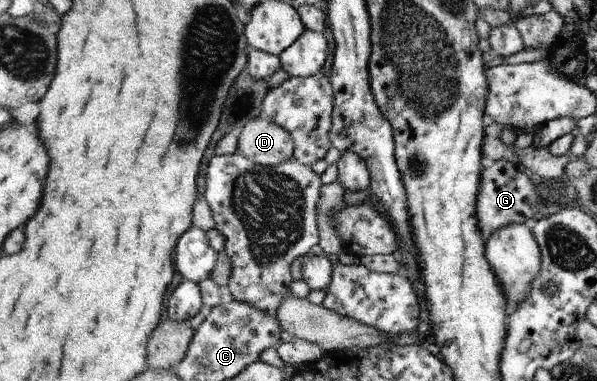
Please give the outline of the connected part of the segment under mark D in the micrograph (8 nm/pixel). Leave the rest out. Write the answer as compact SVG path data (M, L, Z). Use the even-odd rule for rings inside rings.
M262 116L251 120L237 140L238 152L254 163L281 165L294 158L296 143L292 135L278 123Z

